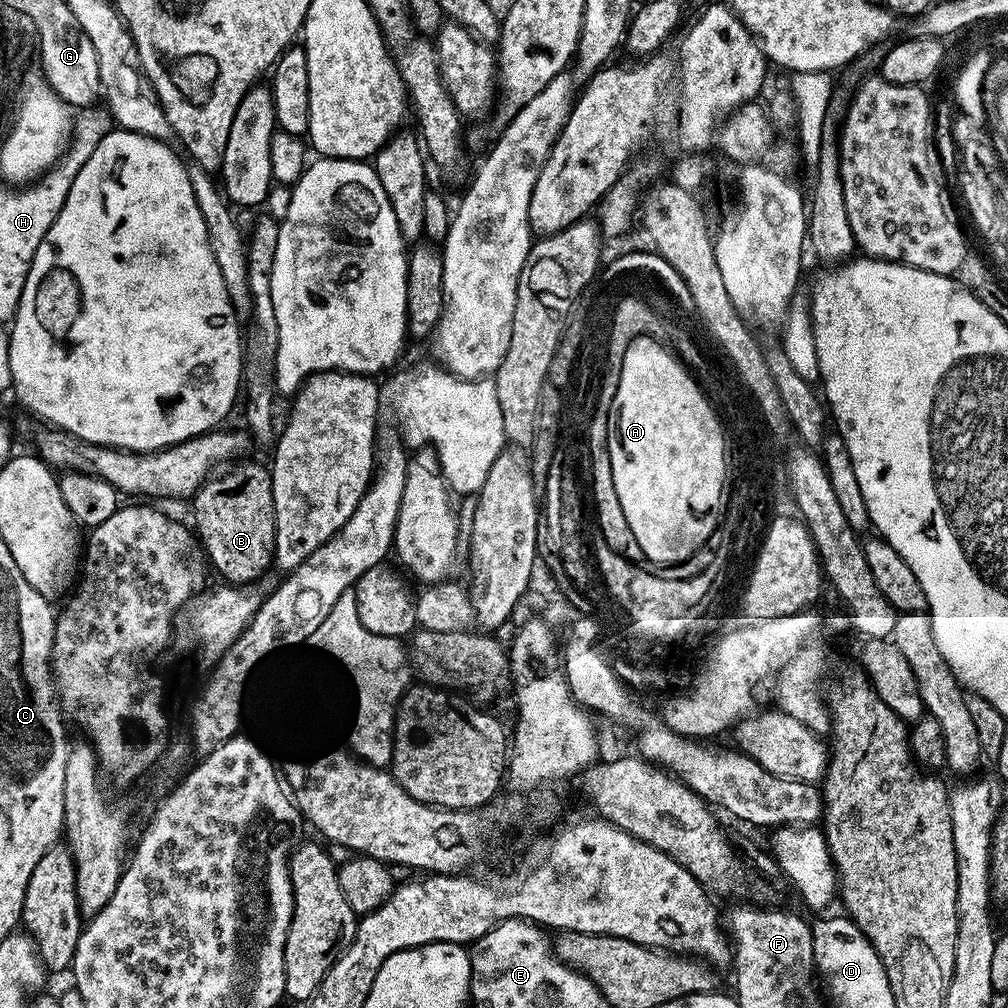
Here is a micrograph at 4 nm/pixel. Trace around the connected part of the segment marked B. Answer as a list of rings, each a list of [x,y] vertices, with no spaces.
[[[244,458],[232,462],[223,470],[205,480],[190,500],[190,520],[195,533],[202,543],[202,552],[207,563],[216,567],[221,581],[232,586],[248,586],[274,564],[276,547],[274,546],[274,490],[272,489],[272,473],[267,467],[255,464],[252,458]]]

